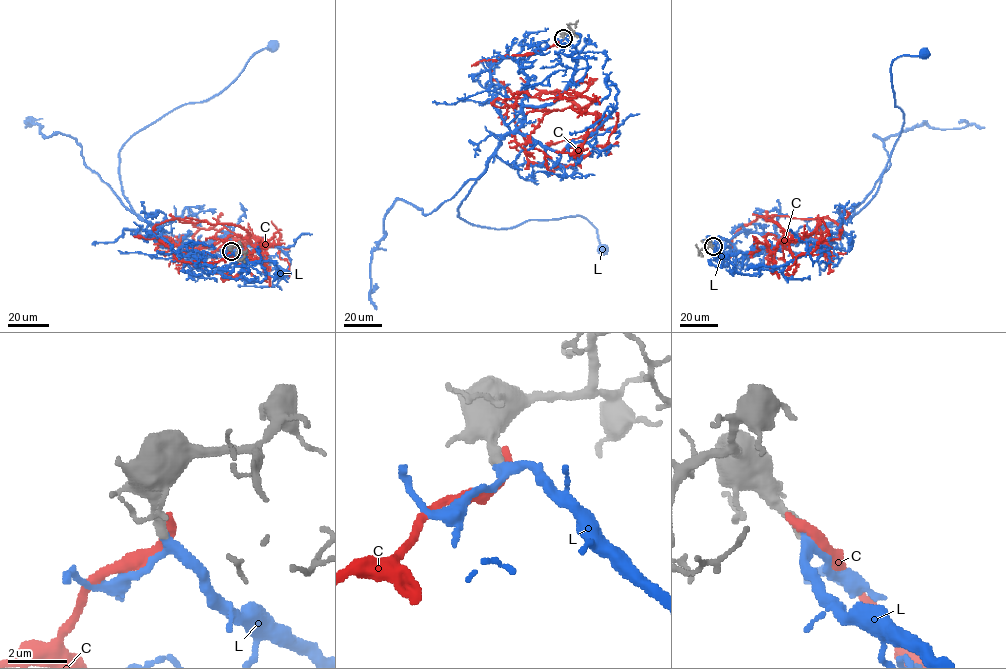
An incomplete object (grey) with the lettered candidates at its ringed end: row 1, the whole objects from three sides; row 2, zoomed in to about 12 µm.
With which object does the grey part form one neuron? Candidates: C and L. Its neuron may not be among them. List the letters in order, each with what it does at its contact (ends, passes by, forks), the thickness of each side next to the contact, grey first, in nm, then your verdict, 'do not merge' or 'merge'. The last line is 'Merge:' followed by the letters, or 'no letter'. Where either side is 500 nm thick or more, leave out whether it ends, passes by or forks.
C: it ends there; 400 nm thick on the grey side, 340 nm on the other; do not merge
L: it passes by; 380 nm thick on the grey side, 260 nm on the other; merge
Merge: L

